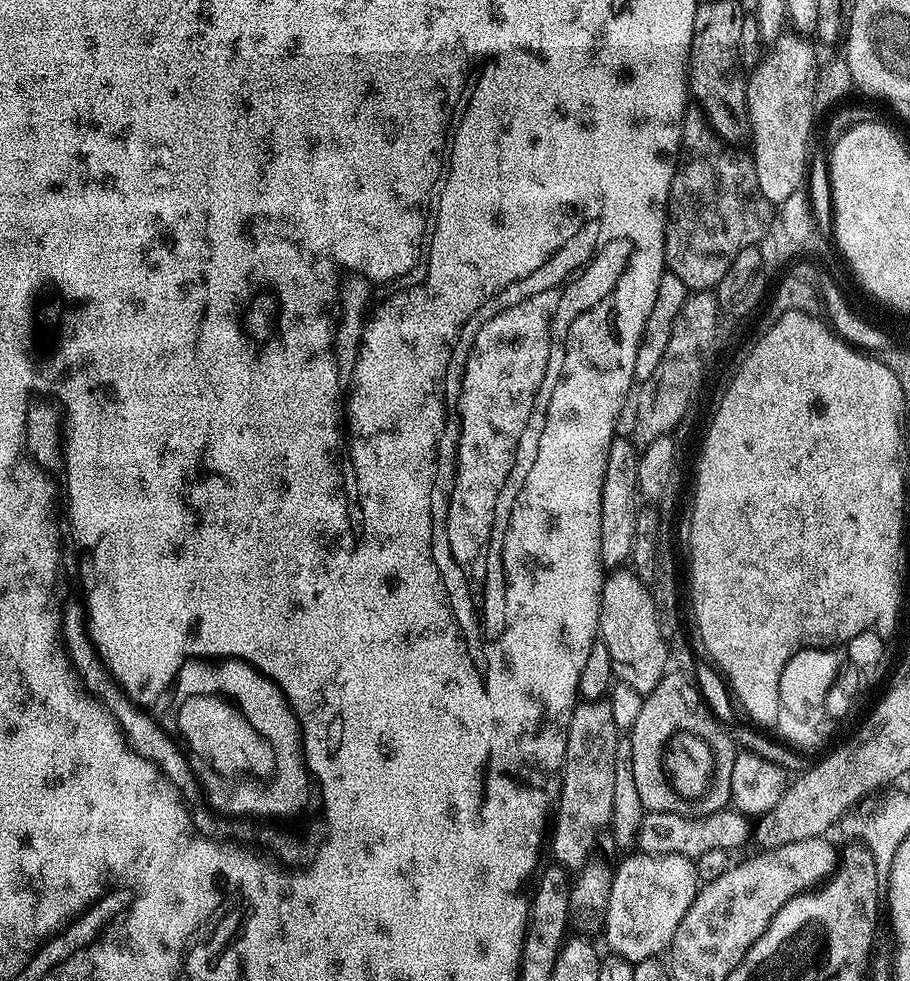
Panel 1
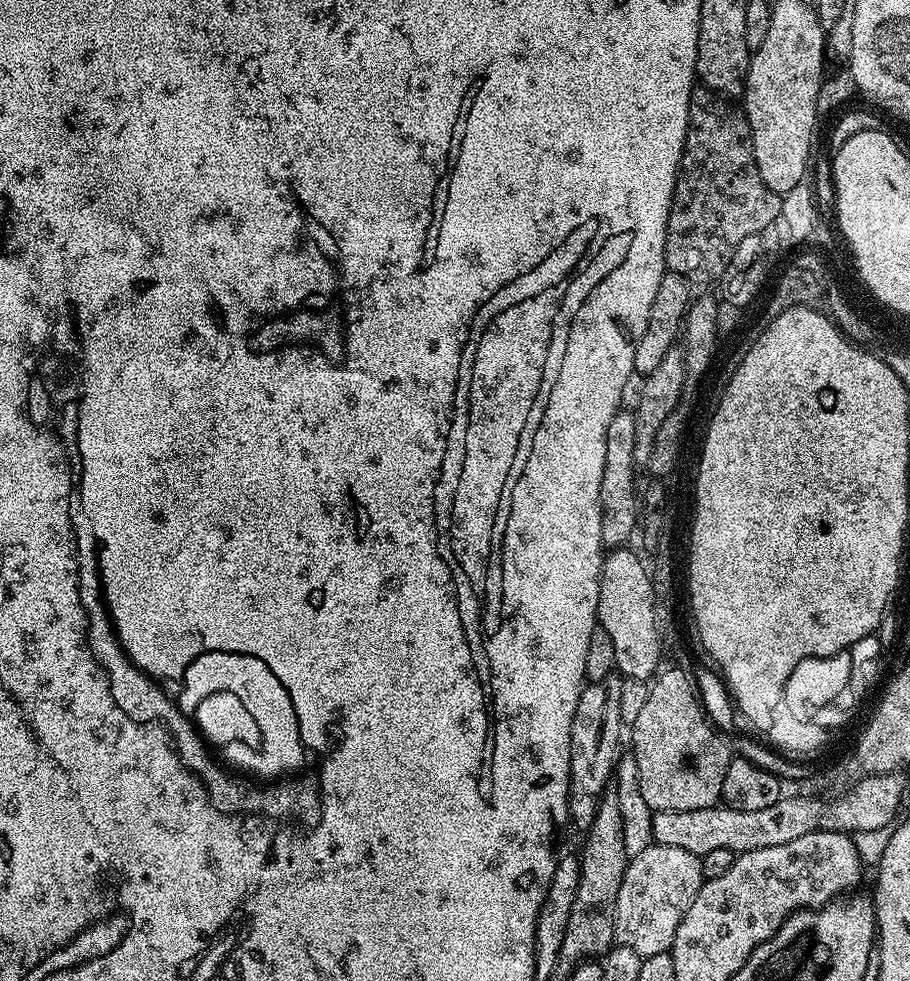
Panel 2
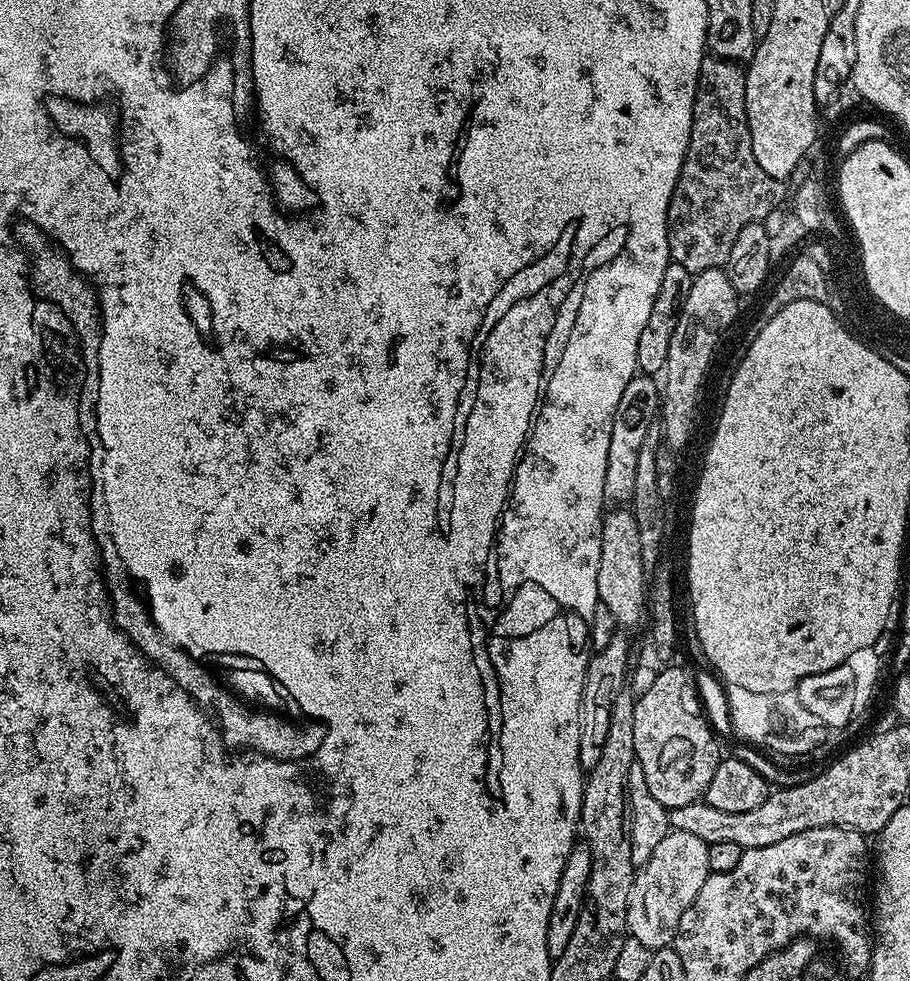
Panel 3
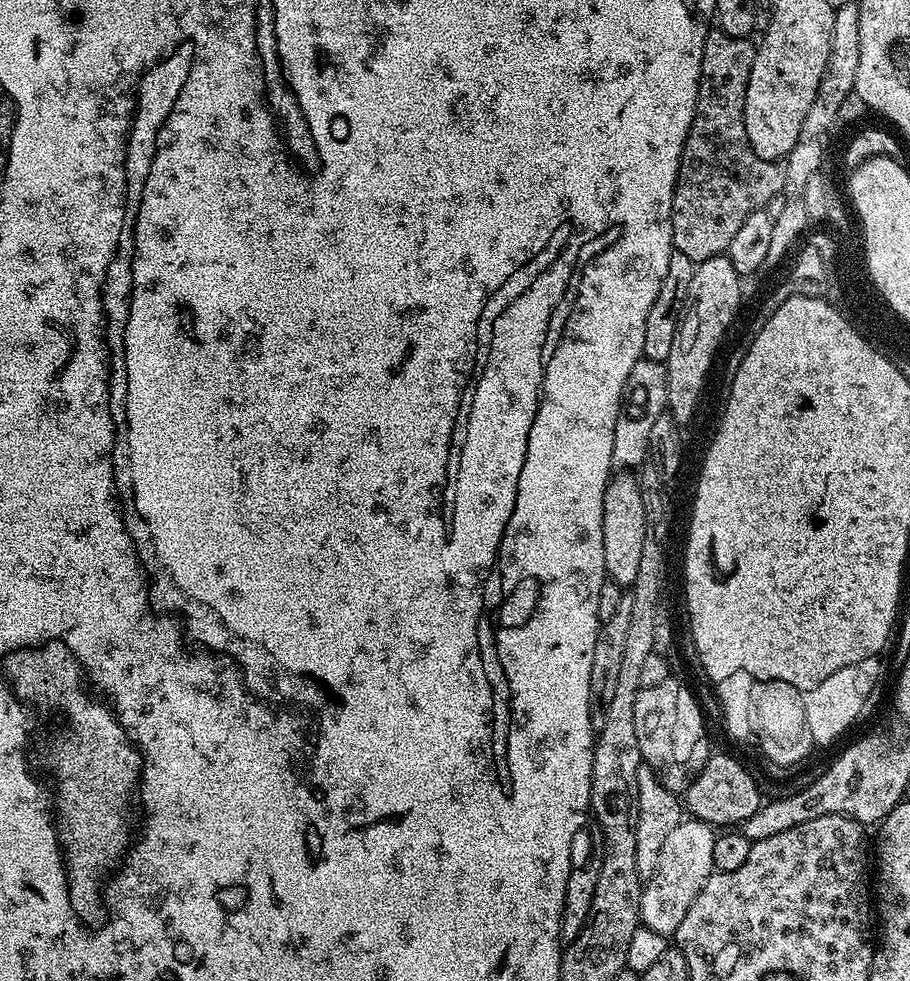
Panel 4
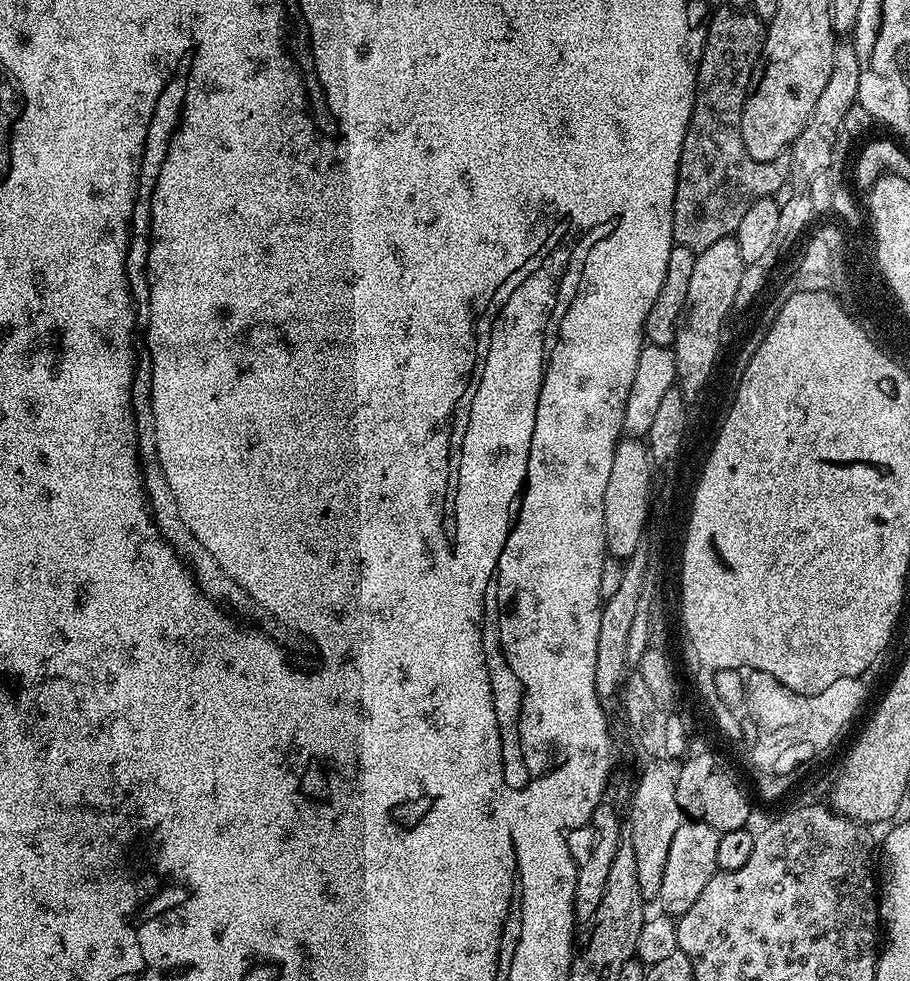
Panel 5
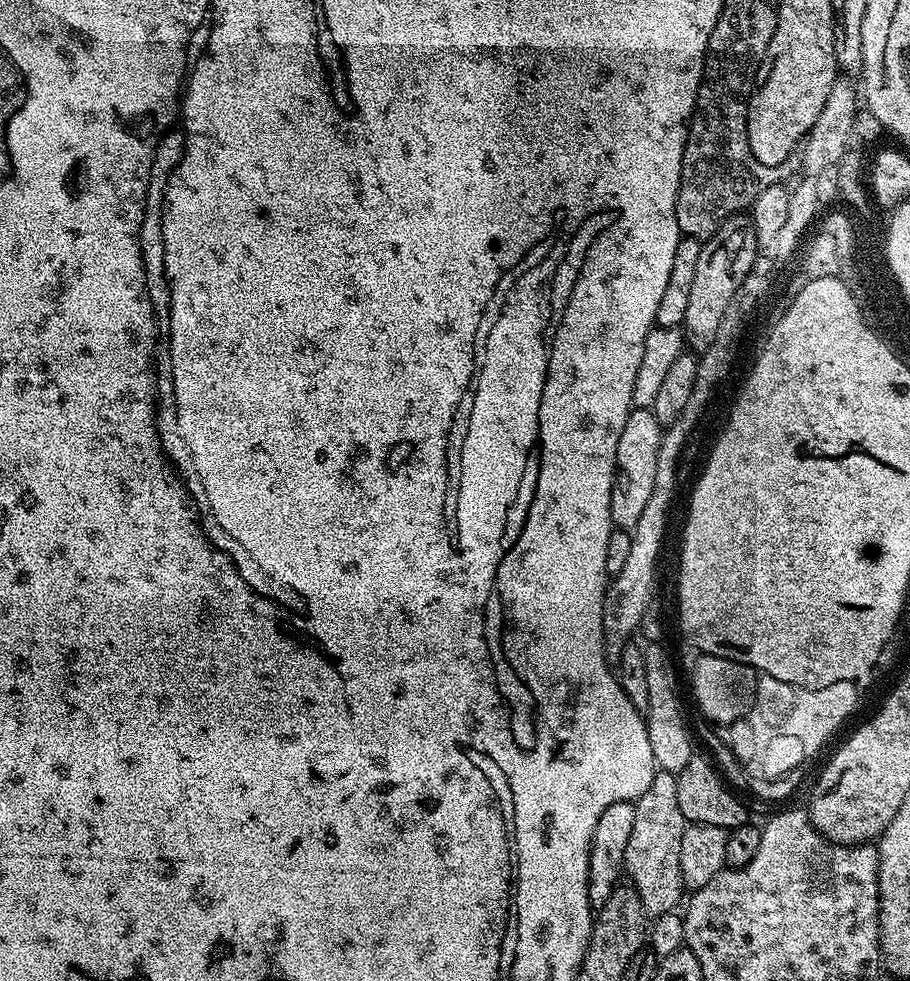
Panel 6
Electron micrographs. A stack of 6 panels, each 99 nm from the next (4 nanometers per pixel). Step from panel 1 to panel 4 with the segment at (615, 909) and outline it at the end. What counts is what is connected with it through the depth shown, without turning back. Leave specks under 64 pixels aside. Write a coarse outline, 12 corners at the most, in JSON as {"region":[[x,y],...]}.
{"region":[[681,819],[640,889],[640,922],[675,937],[713,874],[713,825]]}

